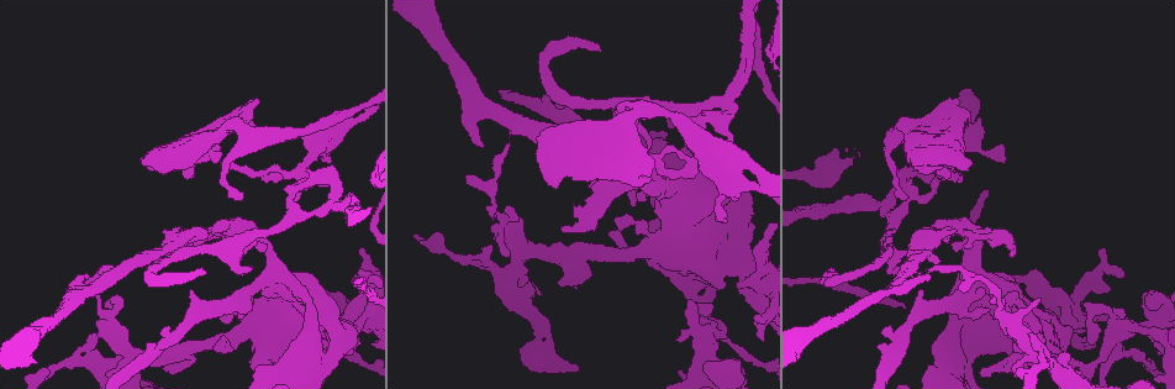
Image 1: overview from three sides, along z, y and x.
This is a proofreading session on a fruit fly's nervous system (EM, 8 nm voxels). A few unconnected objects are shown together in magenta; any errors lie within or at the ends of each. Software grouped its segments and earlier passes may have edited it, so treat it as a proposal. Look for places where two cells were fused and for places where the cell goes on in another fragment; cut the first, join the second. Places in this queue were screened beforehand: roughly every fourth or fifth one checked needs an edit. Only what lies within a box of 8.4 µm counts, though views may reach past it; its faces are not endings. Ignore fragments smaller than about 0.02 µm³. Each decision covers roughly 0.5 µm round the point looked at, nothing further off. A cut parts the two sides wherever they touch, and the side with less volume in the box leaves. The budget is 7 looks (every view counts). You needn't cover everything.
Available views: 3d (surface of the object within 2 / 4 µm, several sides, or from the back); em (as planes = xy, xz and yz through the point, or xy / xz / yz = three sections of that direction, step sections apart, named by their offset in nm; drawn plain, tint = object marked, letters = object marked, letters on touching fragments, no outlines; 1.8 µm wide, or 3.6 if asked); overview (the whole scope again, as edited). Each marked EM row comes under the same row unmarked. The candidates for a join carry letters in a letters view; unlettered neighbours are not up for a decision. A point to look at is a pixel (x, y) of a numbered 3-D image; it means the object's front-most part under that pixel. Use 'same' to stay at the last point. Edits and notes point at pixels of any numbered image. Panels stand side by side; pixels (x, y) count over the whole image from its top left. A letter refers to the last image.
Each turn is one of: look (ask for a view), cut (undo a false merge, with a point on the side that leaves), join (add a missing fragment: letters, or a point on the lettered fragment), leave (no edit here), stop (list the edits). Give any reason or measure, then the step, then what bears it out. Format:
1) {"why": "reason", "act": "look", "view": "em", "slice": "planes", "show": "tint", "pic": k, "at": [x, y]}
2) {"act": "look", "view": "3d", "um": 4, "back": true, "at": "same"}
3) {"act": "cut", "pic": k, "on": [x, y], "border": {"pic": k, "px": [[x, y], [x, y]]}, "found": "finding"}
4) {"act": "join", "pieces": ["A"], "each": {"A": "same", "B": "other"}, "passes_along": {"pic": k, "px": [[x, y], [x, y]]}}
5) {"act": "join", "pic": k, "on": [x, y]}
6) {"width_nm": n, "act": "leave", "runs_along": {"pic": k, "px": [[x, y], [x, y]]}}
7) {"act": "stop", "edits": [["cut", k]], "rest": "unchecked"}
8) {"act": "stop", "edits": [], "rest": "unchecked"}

{"why": "arms part here", "act": "look", "view": "em", "slice": "planes", "show": "letters", "pic": 1, "at": [948, 167]}

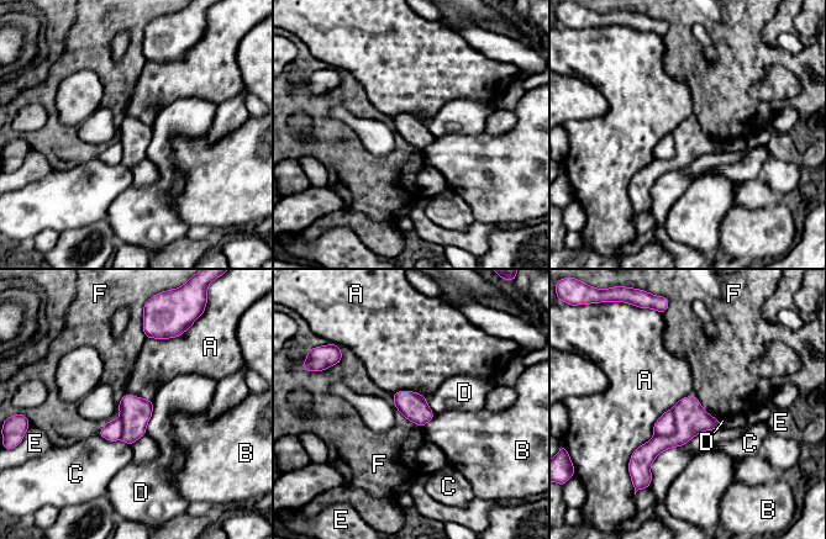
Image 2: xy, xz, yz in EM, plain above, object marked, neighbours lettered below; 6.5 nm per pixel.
{"act": "cut", "pic": 2, "on": [664, 426], "each": {"A": "other", "B": "other", "C": "other", "D": "other", "E": "other", "F": "other"}, "found": "two cells meet here"}

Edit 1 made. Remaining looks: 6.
{"why": "calibre changes", "act": "look", "view": "em", "slice": "planes", "show": "tint", "pic": 1, "at": [329, 360]}

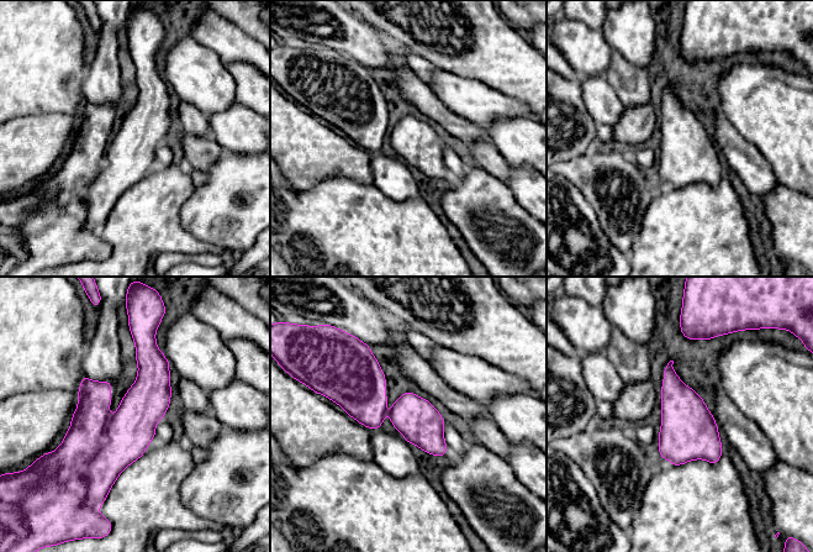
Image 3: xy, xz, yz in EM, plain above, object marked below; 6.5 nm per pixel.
{"why": "see the neighbours", "act": "look", "view": "em", "slice": "planes", "show": "letters", "at": "same"}

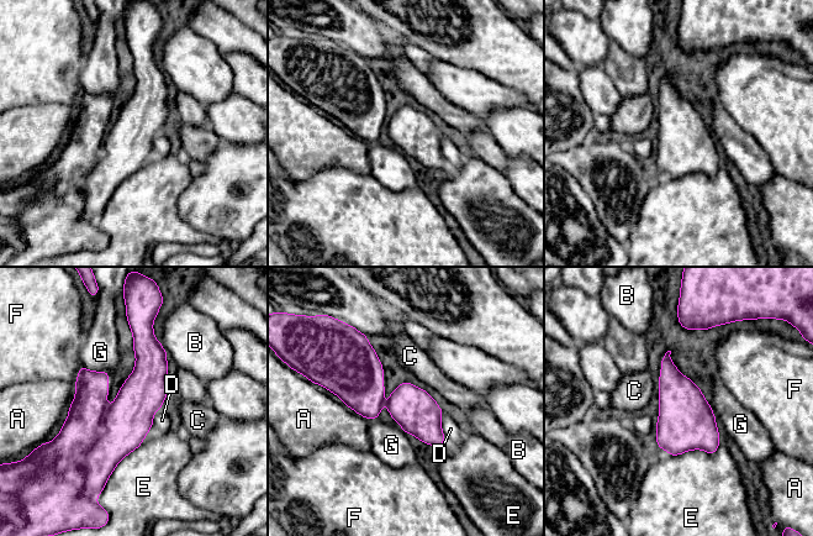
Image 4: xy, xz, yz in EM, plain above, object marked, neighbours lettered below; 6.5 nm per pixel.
{"act": "leave", "each": {"A": "other", "B": "other", "C": "other", "D": "other", "E": "other", "F": "other", "G": "other"}, "border": {"pic": 4, "px": [[82, 364], [107, 373]]}, "found": "all the same cell"}

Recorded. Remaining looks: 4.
{"act": "look", "view": "em", "slice": "planes", "show": "letters", "pic": 1, "at": [1146, 295]}

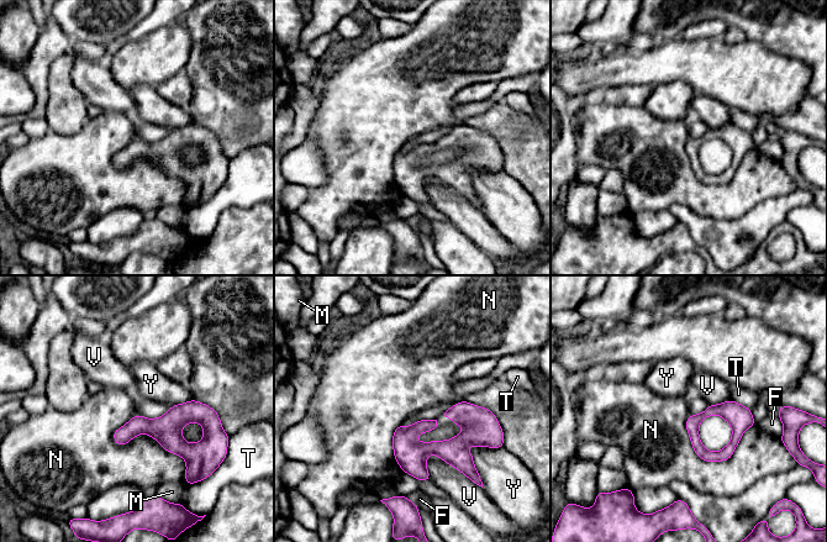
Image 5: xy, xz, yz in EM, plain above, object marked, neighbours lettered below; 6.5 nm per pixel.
{"act": "leave", "each": {"F": "other", "M": "other", "N": "other", "T": "other", "V": "other", "Y": "other"}, "runs_along": {"pic": 5, "px": [[486, 412], [454, 448], [422, 450], [404, 467]]}, "found": "no lettered fragment goes on from it"}

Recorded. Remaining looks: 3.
{"act": "stop", "edits": [["cut", 2]], "rest": "unchecked"}

